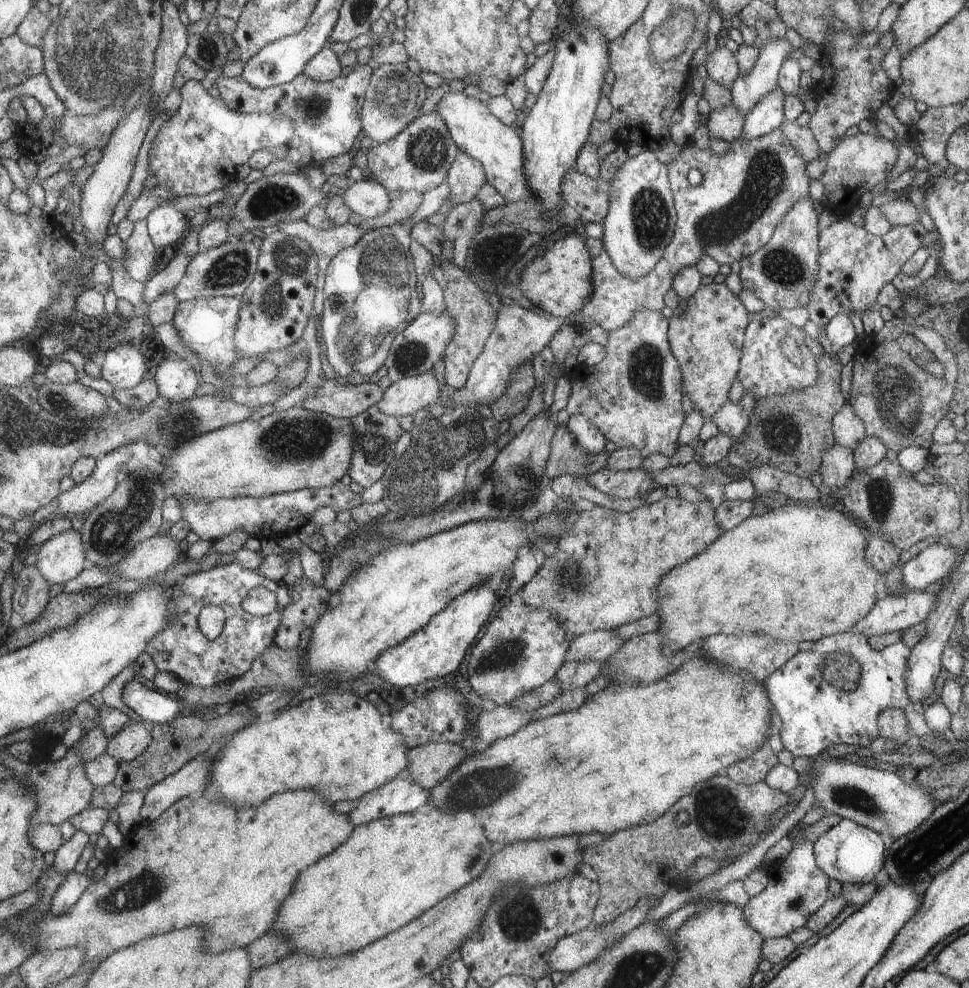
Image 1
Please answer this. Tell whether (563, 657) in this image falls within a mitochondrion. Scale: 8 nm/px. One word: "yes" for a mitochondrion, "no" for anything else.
no

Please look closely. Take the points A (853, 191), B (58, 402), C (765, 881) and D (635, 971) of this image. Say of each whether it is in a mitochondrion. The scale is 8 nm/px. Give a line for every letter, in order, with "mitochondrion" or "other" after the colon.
A: other
B: mitochondrion
C: other
D: mitochondrion

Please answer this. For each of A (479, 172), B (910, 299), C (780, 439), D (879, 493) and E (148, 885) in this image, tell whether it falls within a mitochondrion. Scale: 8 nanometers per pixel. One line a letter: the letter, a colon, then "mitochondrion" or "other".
A: other
B: other
C: mitochondrion
D: mitochondrion
E: mitochondrion

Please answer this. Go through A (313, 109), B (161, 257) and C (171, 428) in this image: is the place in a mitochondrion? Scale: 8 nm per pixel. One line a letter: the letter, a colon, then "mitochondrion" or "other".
A: mitochondrion
B: other
C: mitochondrion

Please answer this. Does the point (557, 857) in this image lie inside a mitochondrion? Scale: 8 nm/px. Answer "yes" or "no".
no

